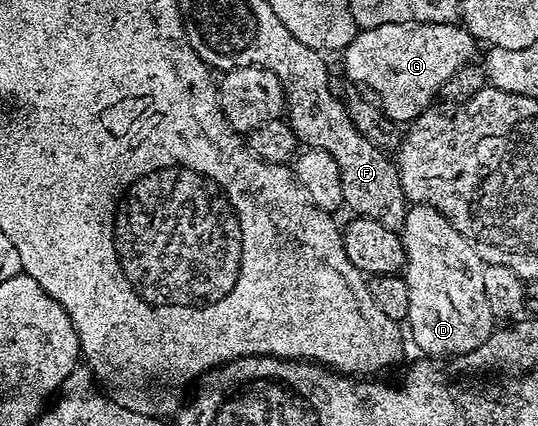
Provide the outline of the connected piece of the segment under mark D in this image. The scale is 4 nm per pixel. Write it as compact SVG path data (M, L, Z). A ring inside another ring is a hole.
M429 204L411 205L406 214L404 227L400 229L400 240L404 243L404 285L408 299L406 328L412 331L412 340L428 358L451 358L464 356L470 350L482 346L494 331L494 317L490 302L486 302L486 285L482 283L485 262L476 253L471 240L462 238L454 226L437 208Z

